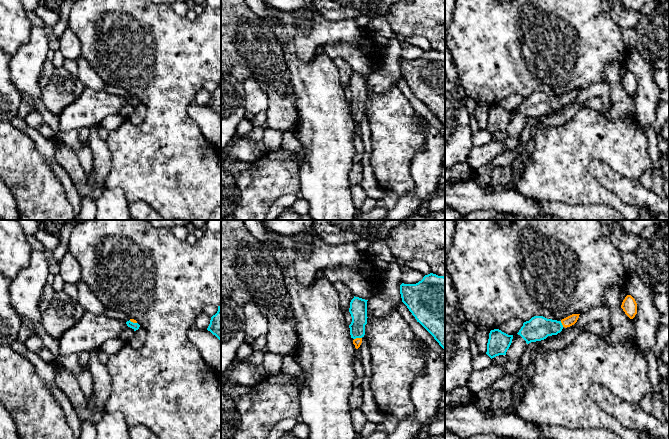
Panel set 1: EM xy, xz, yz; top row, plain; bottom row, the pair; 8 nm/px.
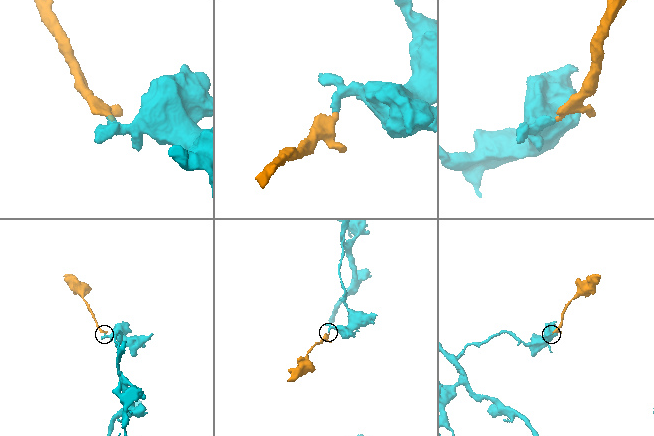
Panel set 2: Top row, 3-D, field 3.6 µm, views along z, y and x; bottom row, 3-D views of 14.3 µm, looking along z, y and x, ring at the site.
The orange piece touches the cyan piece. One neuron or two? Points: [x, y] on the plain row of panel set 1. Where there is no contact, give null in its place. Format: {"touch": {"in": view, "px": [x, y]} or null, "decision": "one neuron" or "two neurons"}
{"touch": {"in": "xz", "px": [357, 114]}, "decision": "one neuron"}

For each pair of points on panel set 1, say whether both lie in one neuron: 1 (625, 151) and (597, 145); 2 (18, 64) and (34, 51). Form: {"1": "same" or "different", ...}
{"1": "same", "2": "same"}

